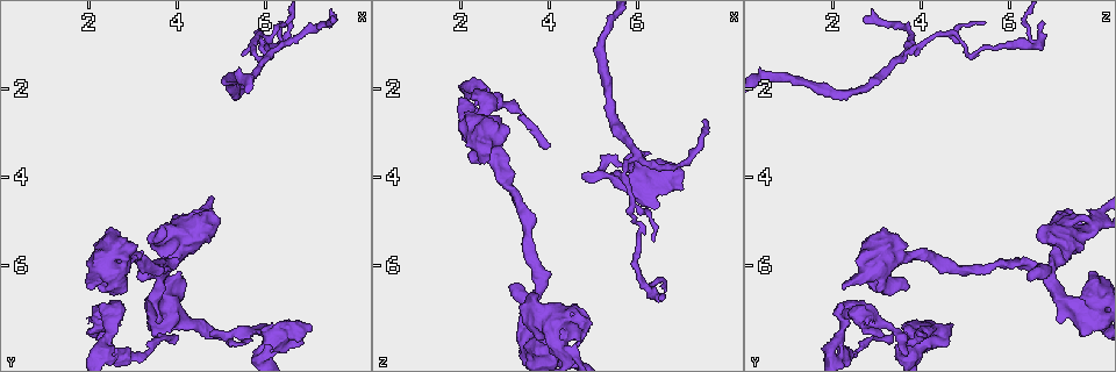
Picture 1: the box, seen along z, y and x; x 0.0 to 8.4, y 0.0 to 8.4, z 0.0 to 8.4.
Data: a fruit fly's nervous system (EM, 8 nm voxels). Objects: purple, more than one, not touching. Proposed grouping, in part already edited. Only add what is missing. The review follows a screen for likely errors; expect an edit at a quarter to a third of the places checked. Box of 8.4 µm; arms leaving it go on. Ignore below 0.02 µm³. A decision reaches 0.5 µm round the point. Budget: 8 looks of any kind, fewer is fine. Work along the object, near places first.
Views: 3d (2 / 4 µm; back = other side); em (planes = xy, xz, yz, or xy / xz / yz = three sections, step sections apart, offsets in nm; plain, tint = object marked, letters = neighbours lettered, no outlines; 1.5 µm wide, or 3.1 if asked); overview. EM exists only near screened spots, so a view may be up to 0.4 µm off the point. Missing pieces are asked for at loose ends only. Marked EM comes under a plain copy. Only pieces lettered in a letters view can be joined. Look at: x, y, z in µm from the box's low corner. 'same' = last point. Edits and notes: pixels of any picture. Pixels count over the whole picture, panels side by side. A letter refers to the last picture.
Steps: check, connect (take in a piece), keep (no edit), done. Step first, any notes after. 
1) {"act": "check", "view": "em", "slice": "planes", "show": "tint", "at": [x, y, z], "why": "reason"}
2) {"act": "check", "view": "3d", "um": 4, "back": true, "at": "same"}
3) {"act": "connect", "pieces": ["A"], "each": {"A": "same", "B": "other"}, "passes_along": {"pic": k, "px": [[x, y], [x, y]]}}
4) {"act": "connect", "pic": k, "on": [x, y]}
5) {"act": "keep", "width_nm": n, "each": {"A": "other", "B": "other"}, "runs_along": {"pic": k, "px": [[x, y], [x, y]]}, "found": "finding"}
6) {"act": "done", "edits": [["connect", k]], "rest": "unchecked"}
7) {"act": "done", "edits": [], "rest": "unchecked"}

{"act": "check", "view": "em", "slice": "planes", "show": "letters", "at": [2.85, 5.40, 2.85], "why": "thick end"}

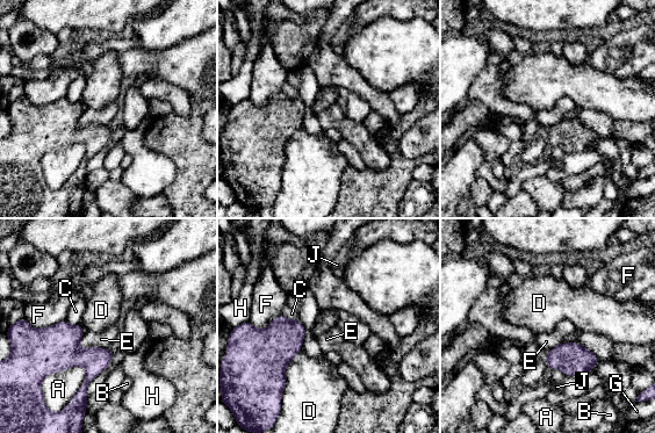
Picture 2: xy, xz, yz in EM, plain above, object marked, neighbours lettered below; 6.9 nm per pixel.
{"act": "keep", "each": {"A": "other", "B": "other", "C": "other", "D": "other", "E": "other", "F": "other", "G": "other", "H": "other", "J": "other"}, "border": {"pic": 2, "px": [[302, 348], [286, 368], [280, 408]]}, "found": "none of them fits"}

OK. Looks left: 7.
{"act": "check", "view": "3d", "um": 2, "at": [6.95, 7.35, 4.35], "why": "an open end"}

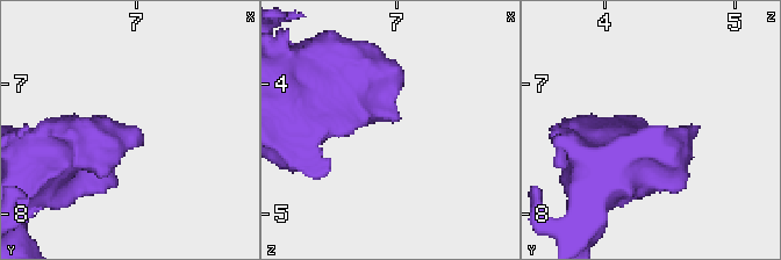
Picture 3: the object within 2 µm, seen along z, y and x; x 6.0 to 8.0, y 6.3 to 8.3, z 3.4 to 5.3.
{"act": "check", "view": "em", "slice": "planes", "show": "letters", "at": [6.96, 7.40, 4.32]}

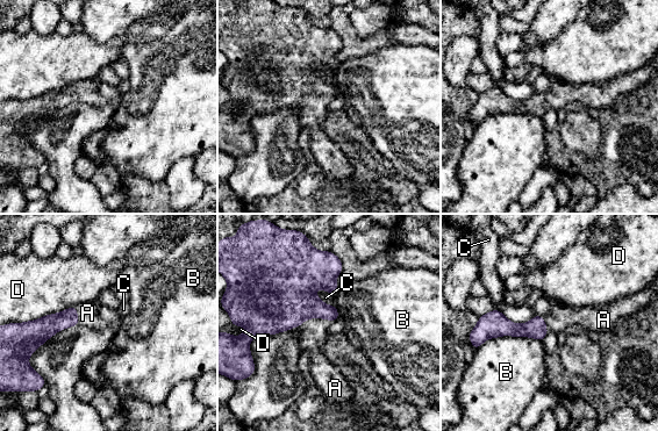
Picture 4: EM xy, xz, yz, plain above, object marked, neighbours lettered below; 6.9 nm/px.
{"act": "connect", "pieces": ["A"], "each": {"A": "same", "B": "other", "C": "other", "D": "other"}, "passes_along": {"pic": 4, "px": [[285, 297], [315, 317], [313, 333]]}, "found": "it goes on there"}

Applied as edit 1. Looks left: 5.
{"act": "check", "view": "overview"}

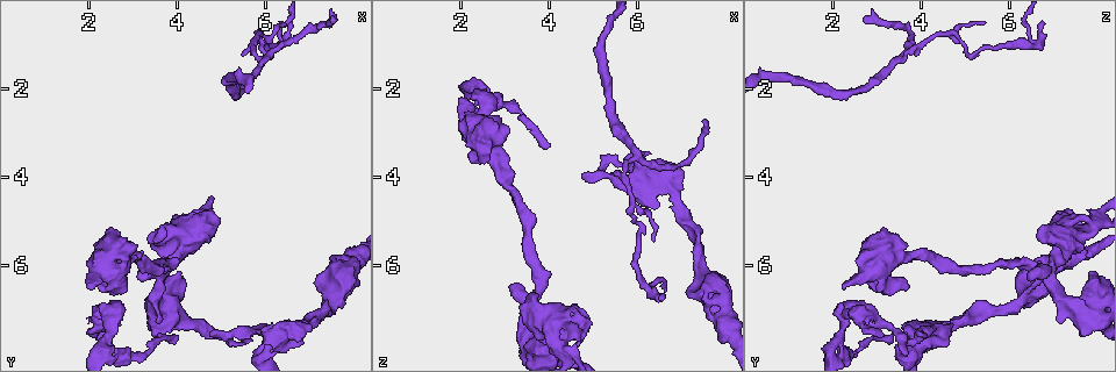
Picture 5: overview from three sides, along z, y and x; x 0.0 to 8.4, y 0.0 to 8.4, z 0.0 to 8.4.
{"act": "check", "view": "3d", "um": 2, "at": [4.70, 7.60, 4.00]}

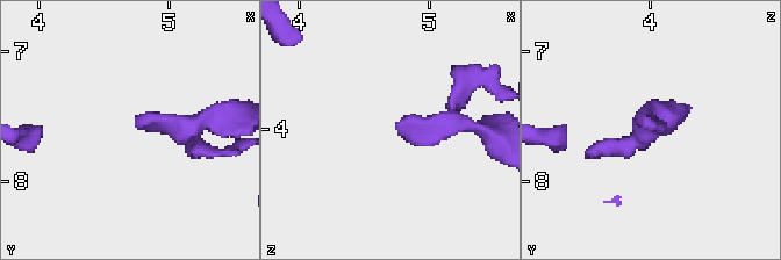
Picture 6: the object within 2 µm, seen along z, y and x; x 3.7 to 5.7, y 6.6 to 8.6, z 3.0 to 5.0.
{"act": "check", "view": "em", "slice": "xz", "step": 8, "show": "tint", "at": [4.74, 7.56, 3.96], "why": "shape alone is not enough"}

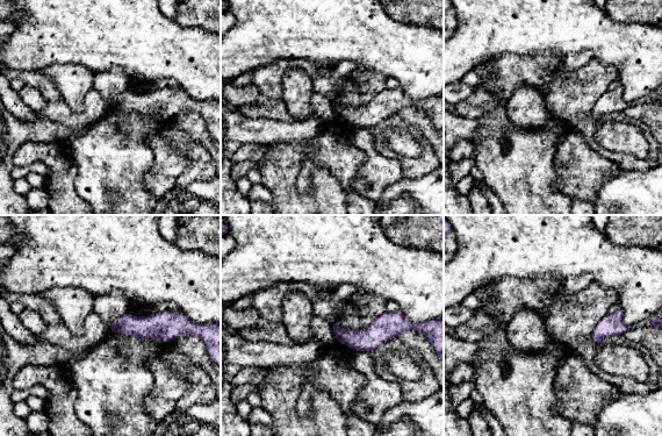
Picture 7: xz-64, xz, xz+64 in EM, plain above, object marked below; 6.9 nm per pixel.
{"act": "check", "view": "em", "slice": "planes", "show": "letters", "at": "same"}

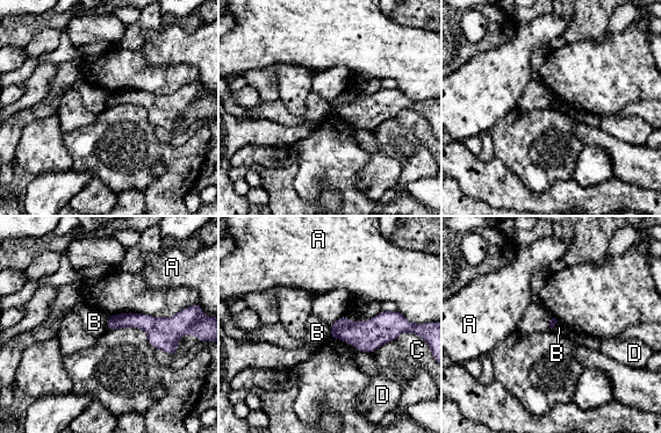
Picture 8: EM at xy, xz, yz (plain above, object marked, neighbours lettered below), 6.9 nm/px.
{"act": "keep", "each": {"A": "other", "B": "other", "C": "other", "D": "other"}, "border": {"pic": 8, "px": [[329, 325], [331, 337]]}, "found": "none of them fits"}

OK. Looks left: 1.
{"act": "done", "edits": [["connect", 4]], "rest": "unchecked"}

